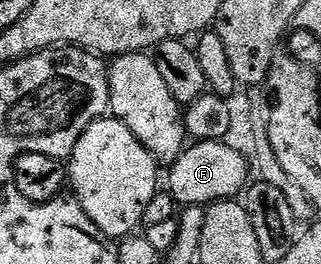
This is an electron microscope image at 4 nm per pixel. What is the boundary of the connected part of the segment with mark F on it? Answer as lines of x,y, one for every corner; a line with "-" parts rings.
222,140
197,141
185,147
177,161
170,164
169,184
167,189
176,204
210,206
218,201
234,198
246,188
249,177
250,162
244,153
227,146

